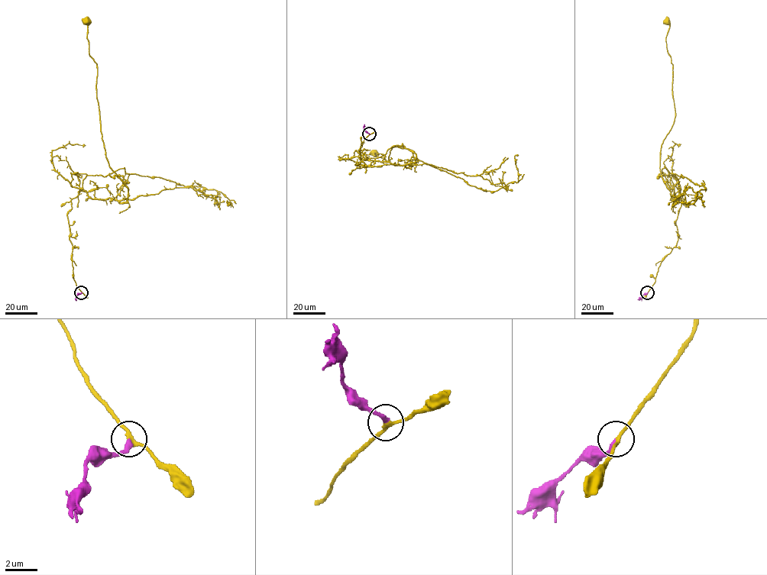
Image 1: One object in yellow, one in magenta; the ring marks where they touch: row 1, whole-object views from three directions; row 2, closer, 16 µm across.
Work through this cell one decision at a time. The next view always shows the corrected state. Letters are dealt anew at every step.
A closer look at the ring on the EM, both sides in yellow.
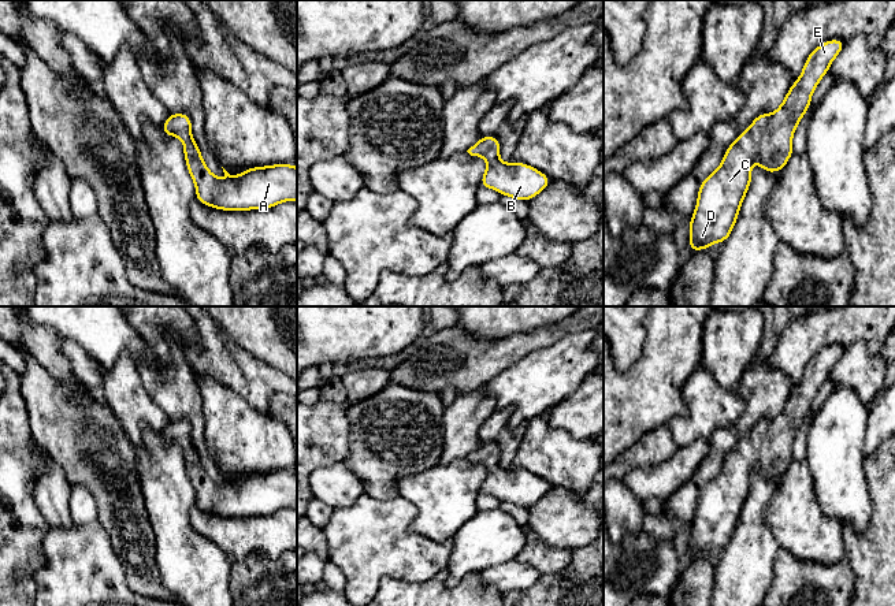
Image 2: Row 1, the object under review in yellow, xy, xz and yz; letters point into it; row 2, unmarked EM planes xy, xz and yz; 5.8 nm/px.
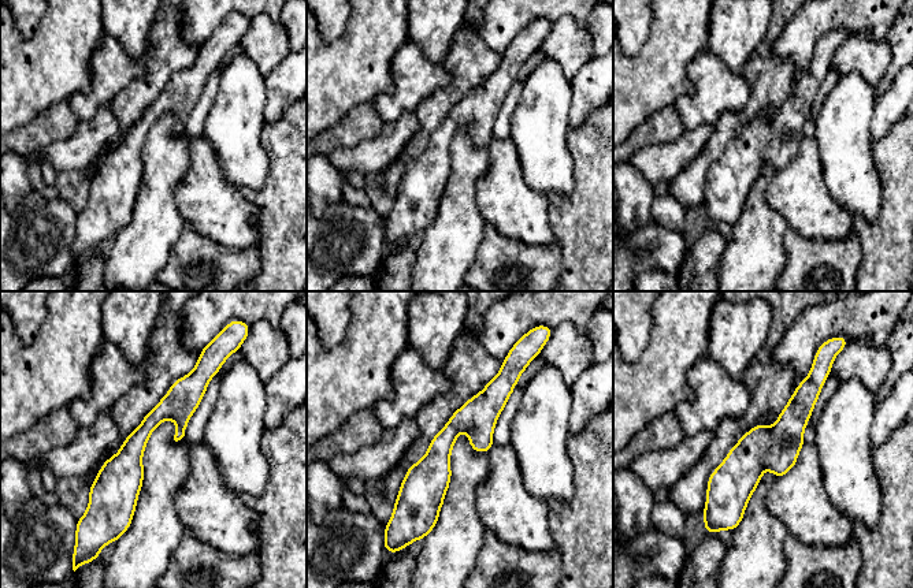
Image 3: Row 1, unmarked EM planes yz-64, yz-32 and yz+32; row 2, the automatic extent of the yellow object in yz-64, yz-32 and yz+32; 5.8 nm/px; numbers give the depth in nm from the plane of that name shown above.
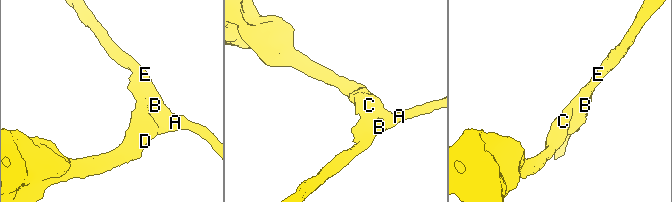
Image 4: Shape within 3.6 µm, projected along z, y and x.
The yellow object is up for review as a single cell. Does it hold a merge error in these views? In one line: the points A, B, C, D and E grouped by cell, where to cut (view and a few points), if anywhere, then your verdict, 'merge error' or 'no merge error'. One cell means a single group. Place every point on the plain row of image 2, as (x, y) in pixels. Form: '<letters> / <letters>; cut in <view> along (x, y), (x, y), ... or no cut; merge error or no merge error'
A B C D E; no cut; no merge error

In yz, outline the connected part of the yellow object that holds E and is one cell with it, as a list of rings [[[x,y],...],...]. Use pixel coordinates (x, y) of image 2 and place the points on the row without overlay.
[[[842,346],[818,352],[781,412],[772,420],[758,421],[728,453],[721,471],[702,487],[690,527],[691,558],[729,544],[751,490],[754,468],[769,480],[784,476],[794,460],[795,435],[812,410],[812,399],[844,352]]]

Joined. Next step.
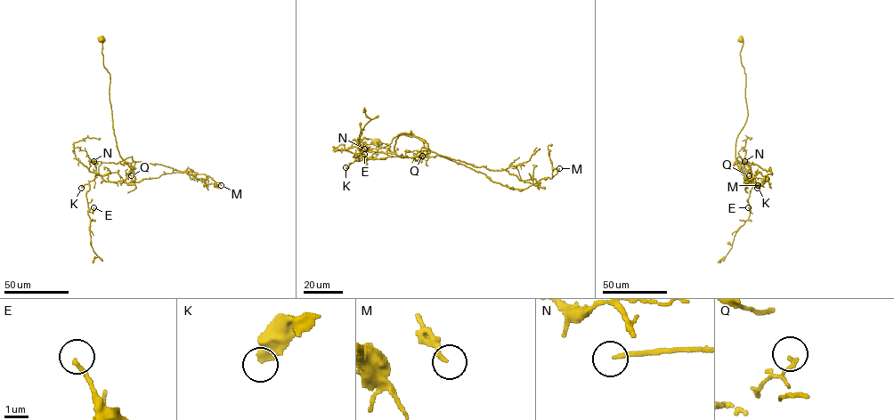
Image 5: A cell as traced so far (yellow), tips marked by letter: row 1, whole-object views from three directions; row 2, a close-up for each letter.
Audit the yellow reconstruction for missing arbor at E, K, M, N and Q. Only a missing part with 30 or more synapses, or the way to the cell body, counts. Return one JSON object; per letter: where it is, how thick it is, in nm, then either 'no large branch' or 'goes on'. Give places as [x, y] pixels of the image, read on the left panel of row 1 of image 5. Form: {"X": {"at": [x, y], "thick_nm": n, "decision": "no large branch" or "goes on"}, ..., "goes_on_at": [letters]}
{"E": {"at": [93, 207], "thick_nm": 160, "decision": "no large branch"}, "K": {"at": [81, 188], "thick_nm": 500, "decision": "no large branch"}, "M": {"at": [221, 185], "thick_nm": 170, "decision": "no large branch"}, "N": {"at": [93, 161], "thick_nm": 170, "decision": "goes on"}, "Q": {"at": [131, 175], "thick_nm": 100, "decision": "no large branch"}, "goes_on_at": ["N"]}

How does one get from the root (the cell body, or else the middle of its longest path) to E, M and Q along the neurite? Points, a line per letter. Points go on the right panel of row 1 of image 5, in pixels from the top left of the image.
E: (740, 39), (747, 117), (736, 139), (736, 163), (733, 164), (745, 162), (750, 170), (751, 212), (748, 207)
M: (740, 39), (747, 117), (736, 139), (736, 163), (733, 164), (740, 156), (770, 171), (758, 185)
Q: (740, 39), (747, 117), (736, 139), (735, 159), (747, 184), (751, 172), (749, 175)

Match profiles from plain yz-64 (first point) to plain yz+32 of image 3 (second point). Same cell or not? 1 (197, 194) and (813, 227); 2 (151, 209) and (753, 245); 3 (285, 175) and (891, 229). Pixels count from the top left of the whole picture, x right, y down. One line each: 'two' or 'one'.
1: one
2: one
3: one

